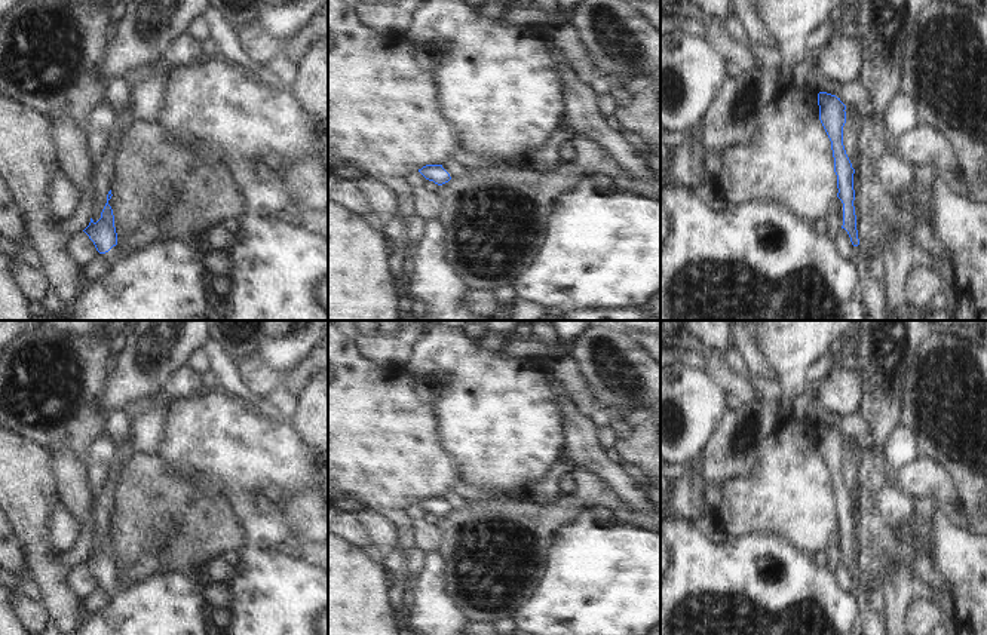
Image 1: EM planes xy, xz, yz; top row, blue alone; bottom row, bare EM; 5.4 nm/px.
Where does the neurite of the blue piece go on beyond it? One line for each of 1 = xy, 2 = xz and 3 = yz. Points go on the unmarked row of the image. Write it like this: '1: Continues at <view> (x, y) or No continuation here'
1: Continues at xy (110, 589)
2: No continuation here
3: Continues at yz (871, 623)

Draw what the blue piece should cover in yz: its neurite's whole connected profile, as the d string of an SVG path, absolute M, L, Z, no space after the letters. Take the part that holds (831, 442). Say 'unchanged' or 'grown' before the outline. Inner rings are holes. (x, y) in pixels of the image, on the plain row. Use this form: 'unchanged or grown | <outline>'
grown | M819 424L819 453L831 473L834 490L834 504L837 507L837 530L843 536L843 558L853 577L852 593L858 599L858 611L861 617L861 635L888 635L886 623L880 614L870 605L870 593L859 583L859 571L855 547L855 501L846 487L843 478L843 458L846 455L846 438L836 427Z

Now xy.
grown | M110 522L107 527L107 536L101 544L101 550L96 555L91 550L89 558L83 562L94 574L96 583L108 596L108 599L113 598L117 592L117 583L116 583L117 565L114 559L113 542L108 537L111 528L113 527Z

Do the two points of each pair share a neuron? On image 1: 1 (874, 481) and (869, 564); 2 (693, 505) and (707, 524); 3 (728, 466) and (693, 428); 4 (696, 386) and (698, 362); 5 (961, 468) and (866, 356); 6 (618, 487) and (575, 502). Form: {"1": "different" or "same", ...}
{"1": "same", "2": "different", "3": "different", "4": "different", "5": "different", "6": "different"}

